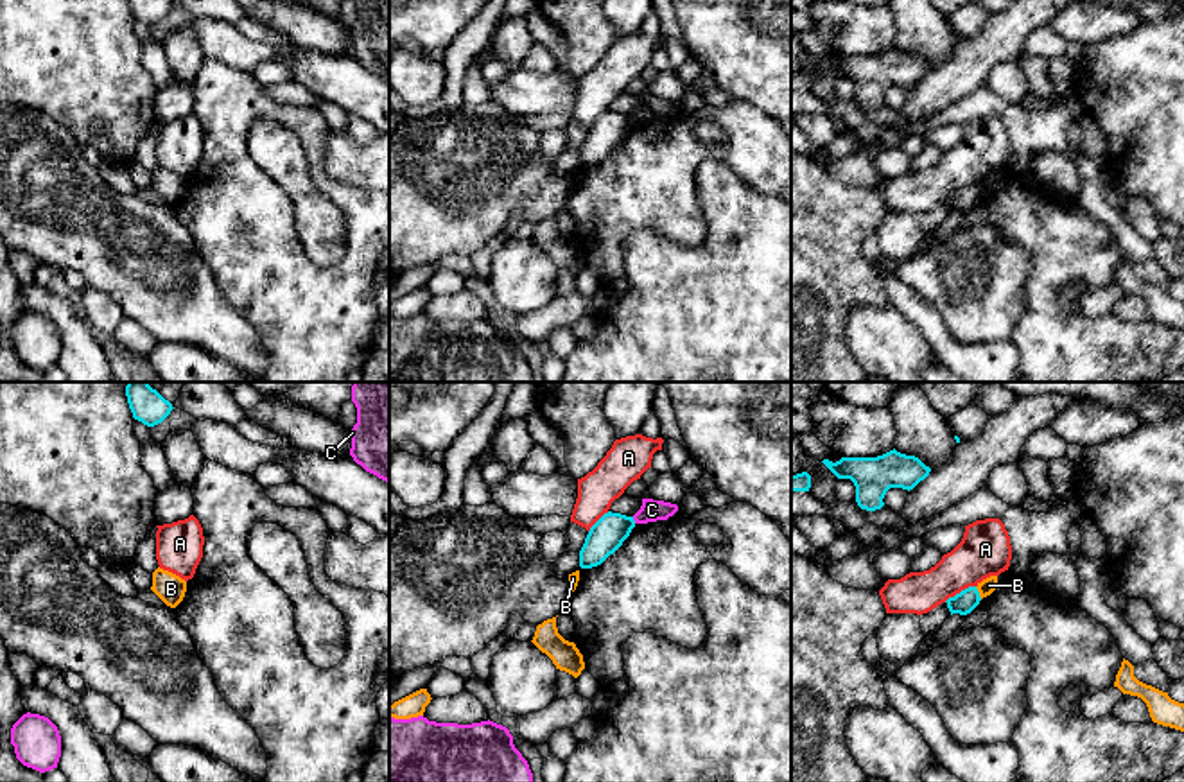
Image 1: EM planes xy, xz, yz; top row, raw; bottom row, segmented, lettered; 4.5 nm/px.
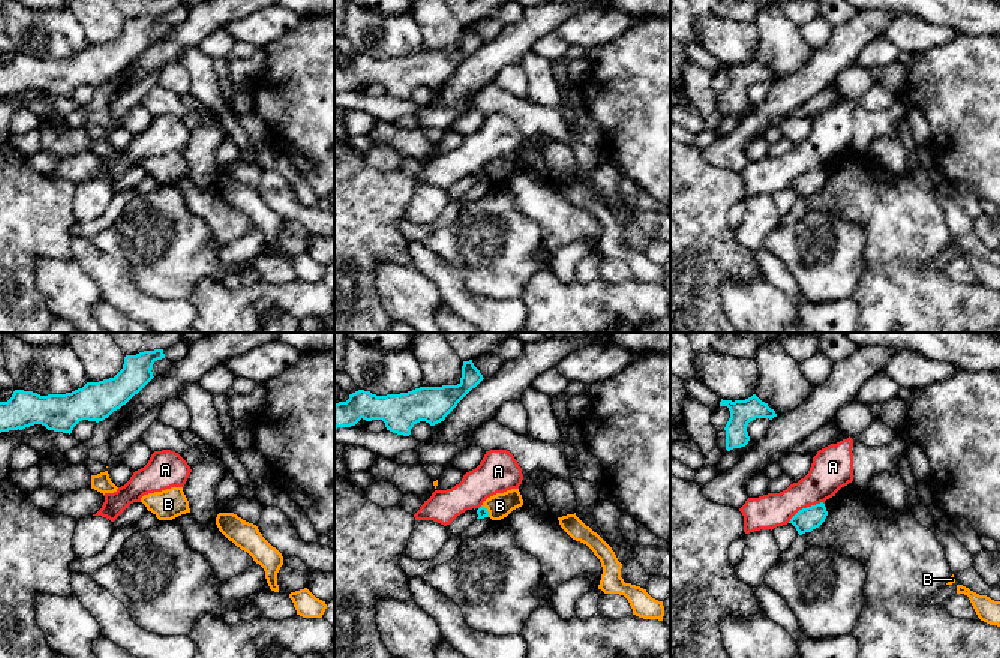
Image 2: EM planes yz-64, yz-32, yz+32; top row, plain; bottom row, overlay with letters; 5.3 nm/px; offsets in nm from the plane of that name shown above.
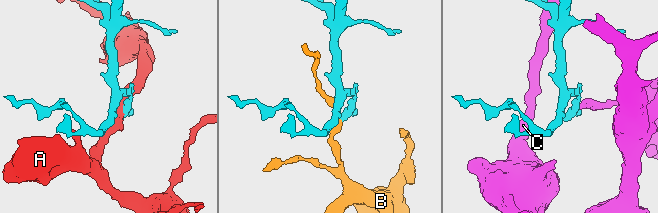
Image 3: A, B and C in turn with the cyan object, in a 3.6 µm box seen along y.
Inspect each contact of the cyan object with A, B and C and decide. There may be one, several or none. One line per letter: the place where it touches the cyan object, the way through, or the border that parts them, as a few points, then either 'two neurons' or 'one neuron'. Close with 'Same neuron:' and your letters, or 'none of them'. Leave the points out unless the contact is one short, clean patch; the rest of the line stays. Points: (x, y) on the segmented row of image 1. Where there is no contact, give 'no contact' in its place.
A: contact yz (960, 592); two neurons
B: contact yz (978, 592); border yz (975, 587), (982, 598); two neurons
C: contact xz (634, 521); border xz (632, 517), (635, 522); two neurons
Same neuron: none of them

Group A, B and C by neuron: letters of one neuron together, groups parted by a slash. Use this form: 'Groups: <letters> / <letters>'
Groups: A / B / C

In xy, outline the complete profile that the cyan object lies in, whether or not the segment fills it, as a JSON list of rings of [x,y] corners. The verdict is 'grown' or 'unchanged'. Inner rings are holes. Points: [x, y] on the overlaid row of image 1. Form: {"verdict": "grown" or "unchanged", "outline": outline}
{"verdict": "unchanged", "outline": [[[127,382],[126,396],[133,418],[147,427],[161,423],[174,409],[149,382]]]}

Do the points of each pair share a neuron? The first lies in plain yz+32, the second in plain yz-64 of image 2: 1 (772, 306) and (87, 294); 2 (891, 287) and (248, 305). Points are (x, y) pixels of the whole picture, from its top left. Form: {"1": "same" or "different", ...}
{"1": "same", "2": "same"}

